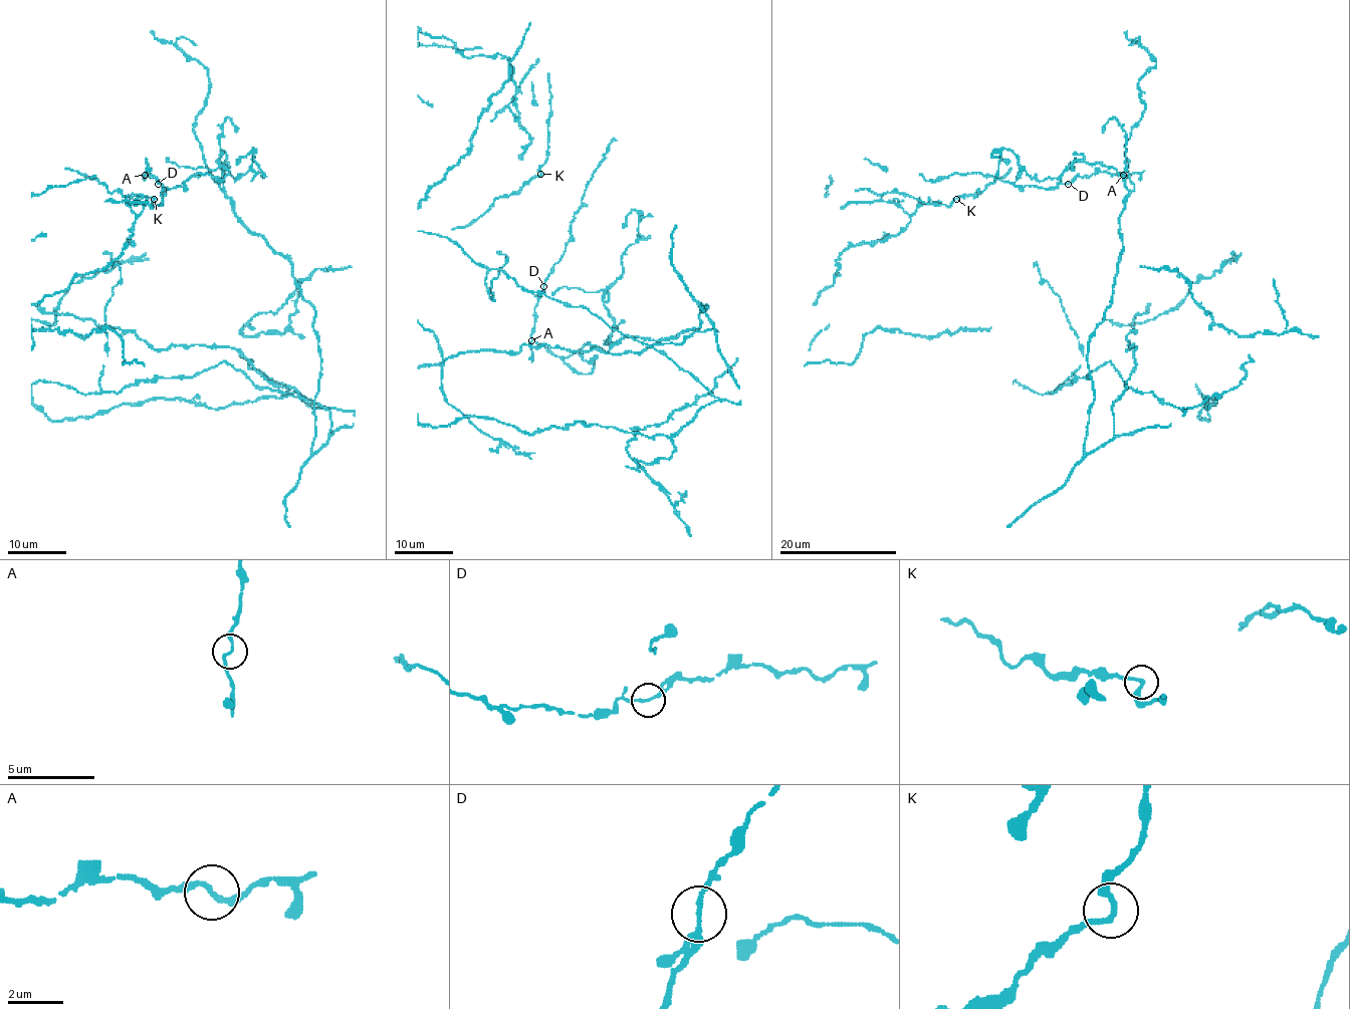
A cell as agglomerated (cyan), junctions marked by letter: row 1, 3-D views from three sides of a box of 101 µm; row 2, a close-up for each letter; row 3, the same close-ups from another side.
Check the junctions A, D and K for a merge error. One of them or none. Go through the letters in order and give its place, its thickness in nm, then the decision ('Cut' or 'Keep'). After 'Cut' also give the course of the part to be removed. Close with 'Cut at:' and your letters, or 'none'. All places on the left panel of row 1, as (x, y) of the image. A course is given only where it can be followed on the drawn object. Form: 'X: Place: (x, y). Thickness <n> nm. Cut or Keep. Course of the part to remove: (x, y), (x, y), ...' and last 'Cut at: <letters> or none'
A: Place: (145, 175). Thickness 170 nm. Keep
D: Place: (158, 184). Thickness 160 nm. Keep
K: Place: (154, 199). Thickness 190 nm. Keep
Cut at: none

